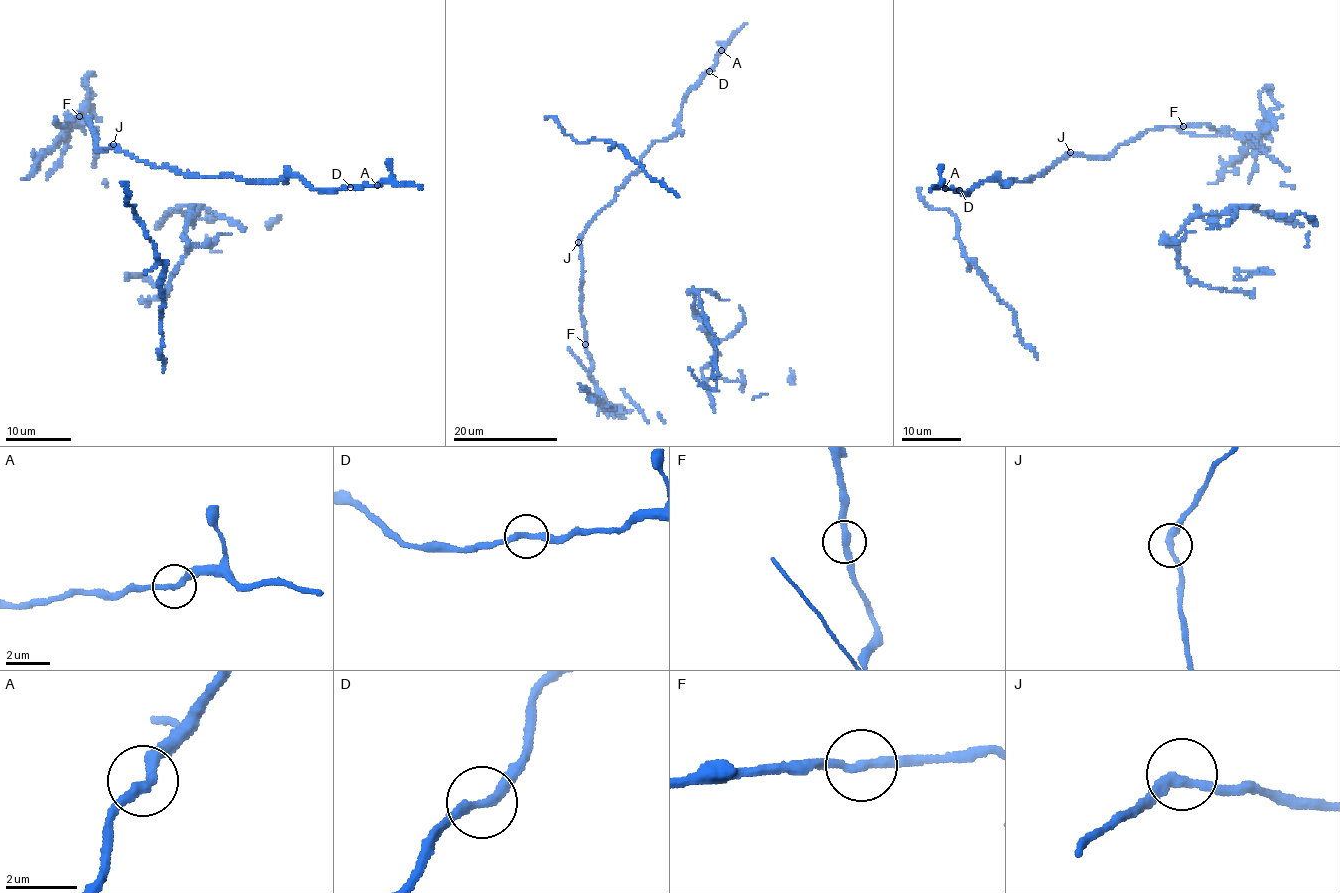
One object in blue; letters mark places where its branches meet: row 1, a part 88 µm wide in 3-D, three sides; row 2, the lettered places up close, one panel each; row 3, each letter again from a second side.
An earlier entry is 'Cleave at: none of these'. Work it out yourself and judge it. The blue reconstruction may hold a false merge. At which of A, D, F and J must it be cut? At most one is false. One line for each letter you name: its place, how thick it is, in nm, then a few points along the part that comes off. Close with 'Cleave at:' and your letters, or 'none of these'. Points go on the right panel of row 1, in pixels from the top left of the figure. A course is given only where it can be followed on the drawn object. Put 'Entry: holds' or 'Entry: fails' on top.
Entry: fails
F: (1183, 126) | 280 nm
Cleave at: F

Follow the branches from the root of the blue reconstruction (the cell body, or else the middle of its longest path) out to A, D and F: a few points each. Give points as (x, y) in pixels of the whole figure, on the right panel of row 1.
A: (1247, 133), (1208, 124), (1155, 127), (1104, 158), (1066, 154), (1024, 182), (980, 181), (967, 193), (945, 188)
D: (1247, 133), (1208, 124), (1155, 127), (1104, 158), (1066, 154), (1024, 182), (980, 181), (967, 193), (959, 190)
F: (1247, 133), (1211, 129), (1208, 124), (1183, 126)

